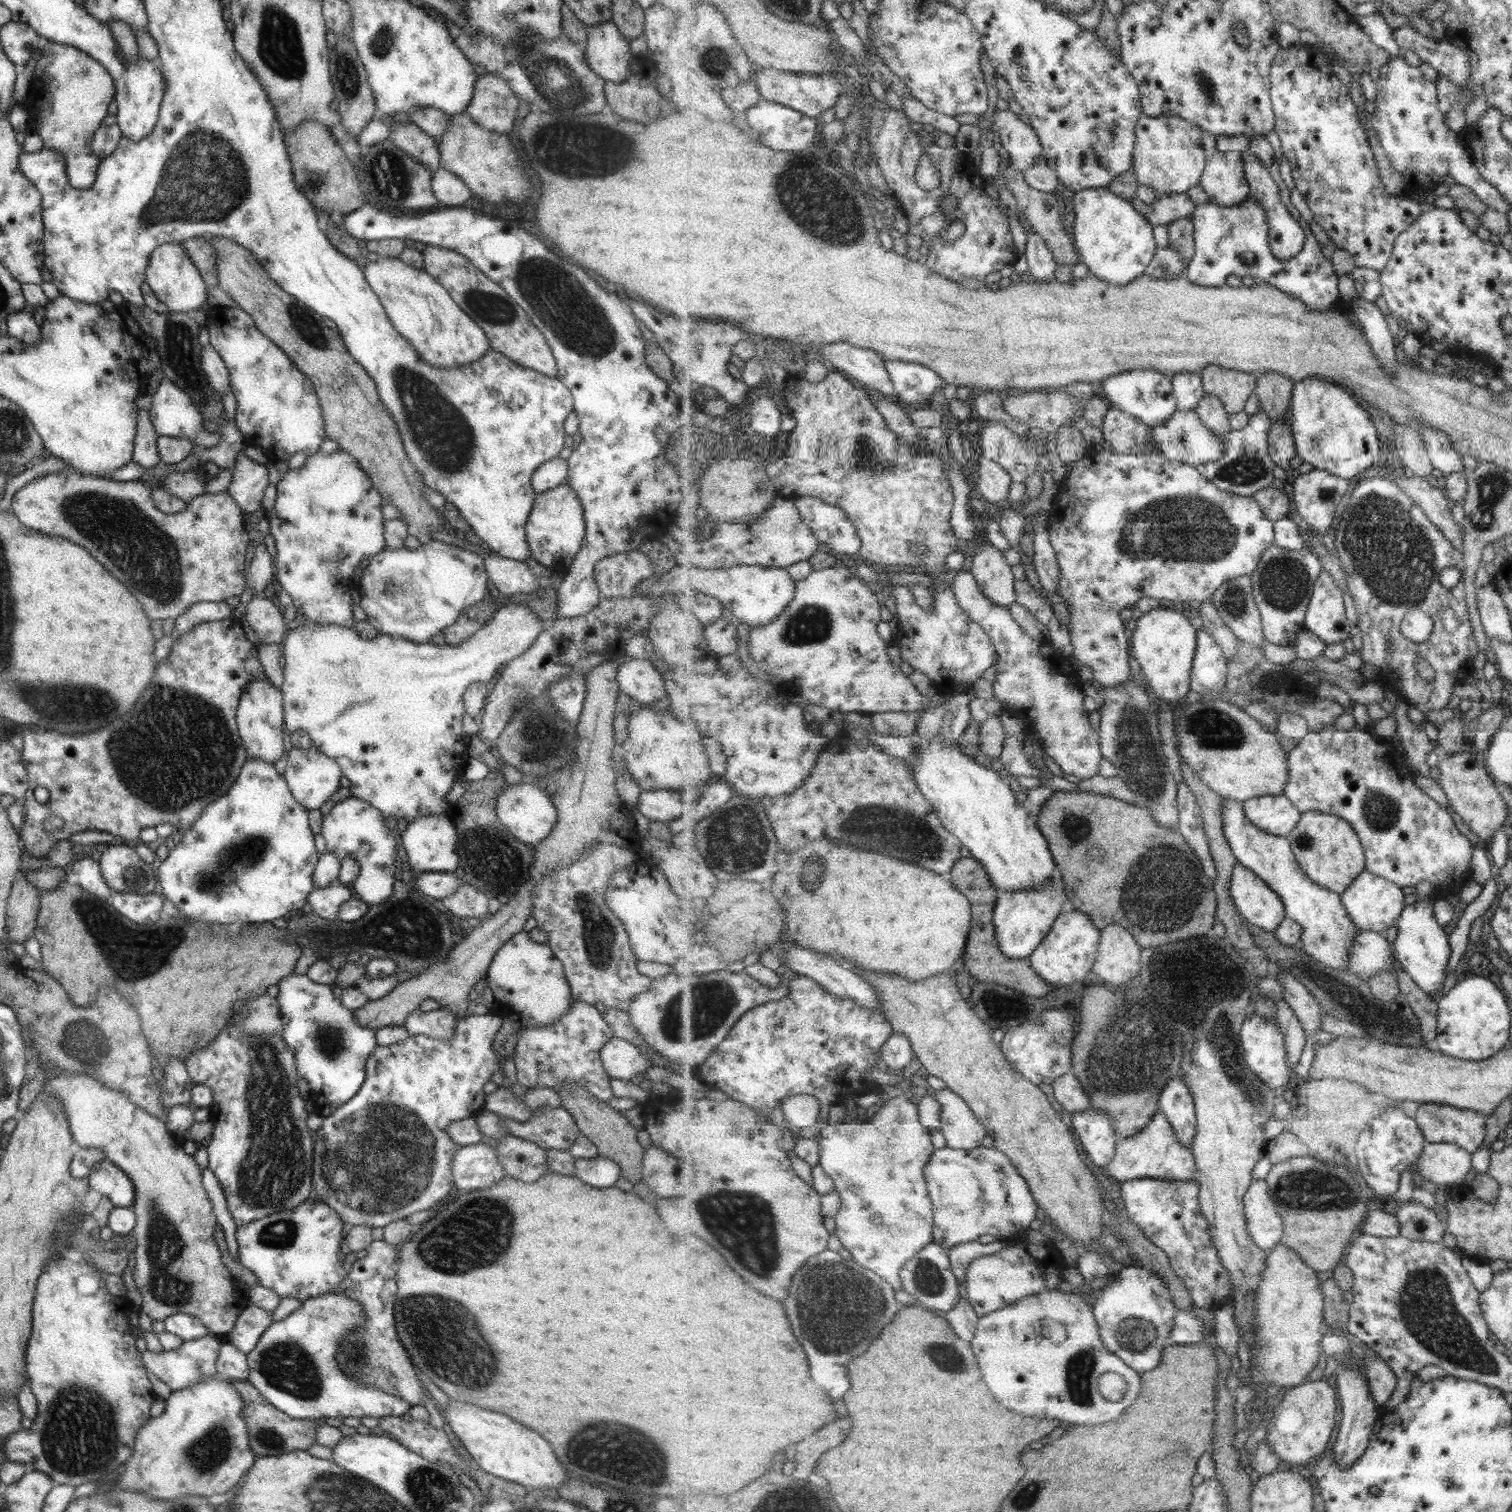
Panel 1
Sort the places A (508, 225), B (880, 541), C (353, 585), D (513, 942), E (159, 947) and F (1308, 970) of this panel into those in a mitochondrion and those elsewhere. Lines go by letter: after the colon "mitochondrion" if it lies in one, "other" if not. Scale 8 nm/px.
A: other
B: other
C: other
D: other
E: mitochondrion
F: other

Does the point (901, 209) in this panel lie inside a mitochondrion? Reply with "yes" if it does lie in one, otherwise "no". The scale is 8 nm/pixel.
no

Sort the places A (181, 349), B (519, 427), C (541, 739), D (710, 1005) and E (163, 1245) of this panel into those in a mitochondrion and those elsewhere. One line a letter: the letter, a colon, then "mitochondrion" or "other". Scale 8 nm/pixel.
A: mitochondrion
B: other
C: mitochondrion
D: mitochondrion
E: mitochondrion

